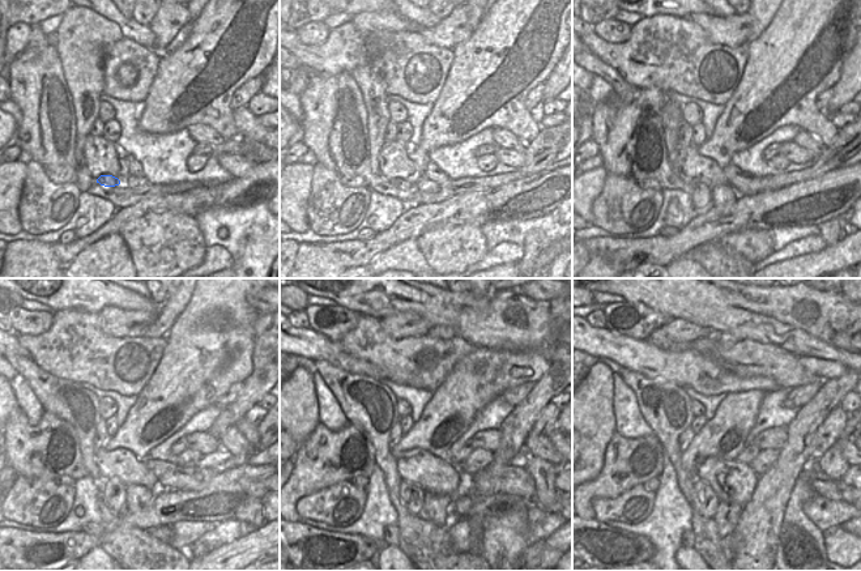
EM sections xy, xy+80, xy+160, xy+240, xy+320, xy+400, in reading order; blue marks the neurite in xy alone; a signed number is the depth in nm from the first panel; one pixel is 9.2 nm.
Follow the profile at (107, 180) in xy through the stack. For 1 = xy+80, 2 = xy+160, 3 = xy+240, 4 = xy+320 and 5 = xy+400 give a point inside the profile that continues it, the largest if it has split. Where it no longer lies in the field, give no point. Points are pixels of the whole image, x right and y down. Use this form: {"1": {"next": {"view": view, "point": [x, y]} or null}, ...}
{"1": {"next": {"view": "xy+80", "point": [401, 184]}}, "2": {"next": {"view": "xy+160", "point": [700, 195]}}, "3": {"next": {"view": "xy+240", "point": [113, 490]}}, "4": {"next": {"view": "xy+320", "point": [412, 495]}}, "5": {"next": {"view": "xy+400", "point": [704, 501]}}}

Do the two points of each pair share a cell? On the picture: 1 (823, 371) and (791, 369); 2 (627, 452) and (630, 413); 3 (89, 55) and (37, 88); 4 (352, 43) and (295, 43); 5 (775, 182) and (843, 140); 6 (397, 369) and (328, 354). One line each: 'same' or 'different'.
1: different
2: different
3: different
4: same
5: same
6: different

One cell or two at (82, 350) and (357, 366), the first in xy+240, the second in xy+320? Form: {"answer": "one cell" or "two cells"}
{"answer": "two cells"}

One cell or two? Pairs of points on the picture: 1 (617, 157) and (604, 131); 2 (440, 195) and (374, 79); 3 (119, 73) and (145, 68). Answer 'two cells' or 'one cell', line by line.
1: one cell
2: two cells
3: one cell

